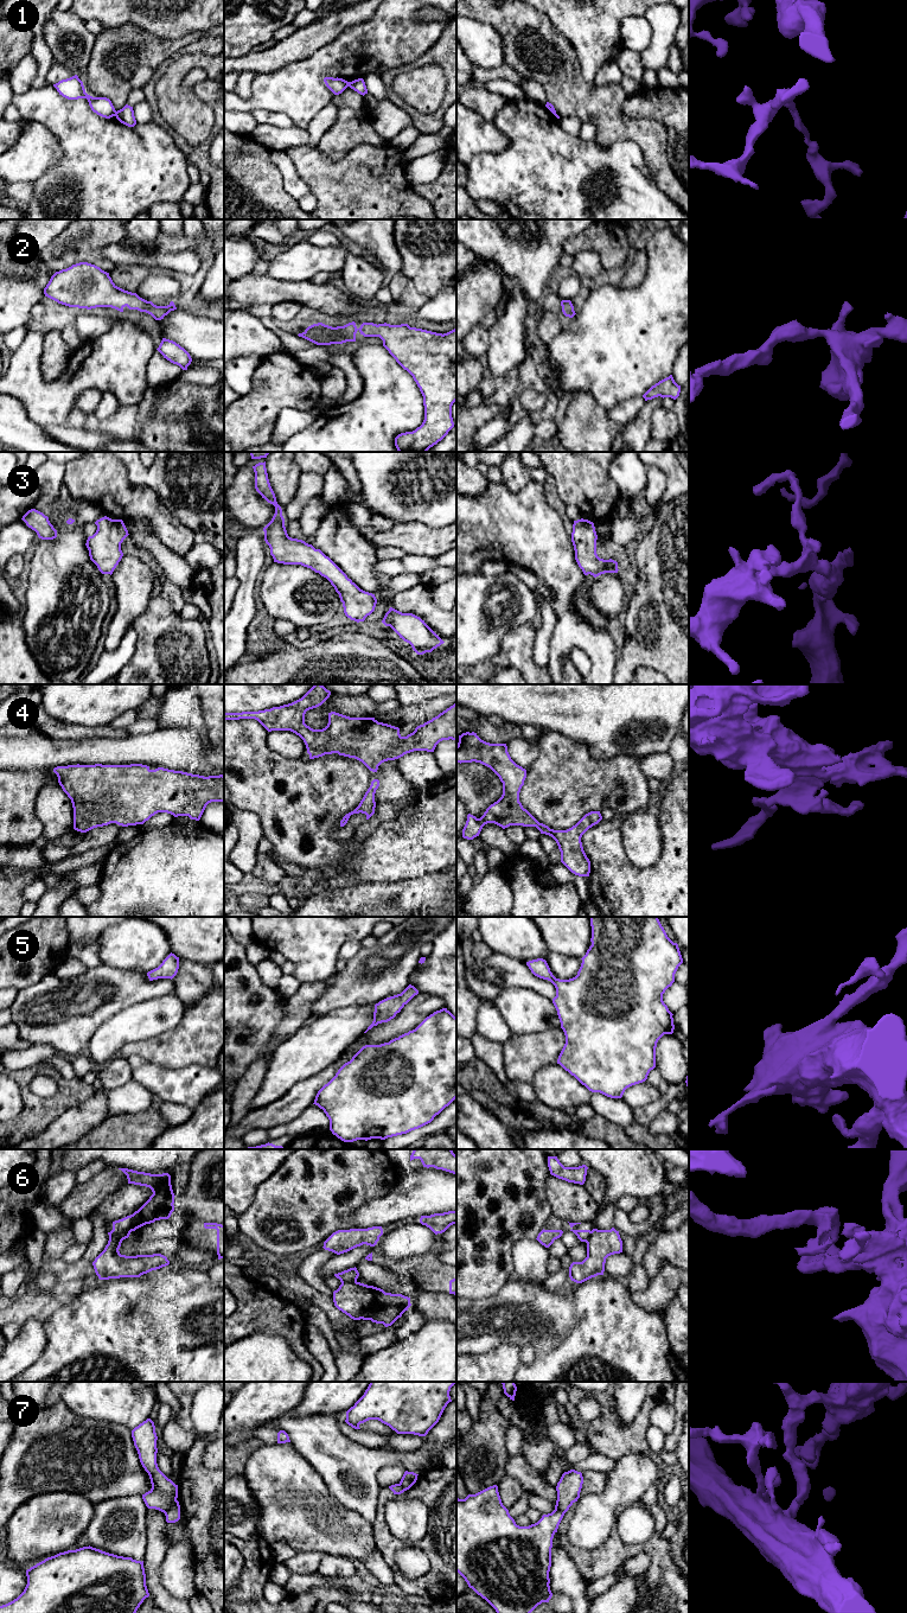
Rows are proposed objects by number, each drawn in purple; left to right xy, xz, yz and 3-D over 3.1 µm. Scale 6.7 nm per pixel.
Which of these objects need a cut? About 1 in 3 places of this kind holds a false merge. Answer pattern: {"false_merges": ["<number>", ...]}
{"false_merges": ["1", "7"]}

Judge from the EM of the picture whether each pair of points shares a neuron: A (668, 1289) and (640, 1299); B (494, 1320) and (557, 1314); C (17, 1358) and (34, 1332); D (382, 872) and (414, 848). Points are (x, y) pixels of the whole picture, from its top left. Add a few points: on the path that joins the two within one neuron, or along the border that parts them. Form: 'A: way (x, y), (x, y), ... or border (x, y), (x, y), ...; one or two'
A: way (660, 1292), (653, 1299), (647, 1299); one
B: way (510, 1317), (542, 1315); one
C: way (21, 1352), (32, 1338); one
D: way (390, 864), (406, 848); one

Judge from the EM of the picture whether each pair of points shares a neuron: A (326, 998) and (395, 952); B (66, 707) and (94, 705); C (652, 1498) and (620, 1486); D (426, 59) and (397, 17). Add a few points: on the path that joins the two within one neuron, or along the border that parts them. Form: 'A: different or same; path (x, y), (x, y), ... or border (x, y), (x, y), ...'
A: same; path (344, 989), (365, 980), (378, 967)
B: same; path (74, 705), (87, 705)
C: different; border (662, 1476), (647, 1490), (640, 1502)
D: different; border (441, 33), (428, 50), (414, 61), (397, 67)

